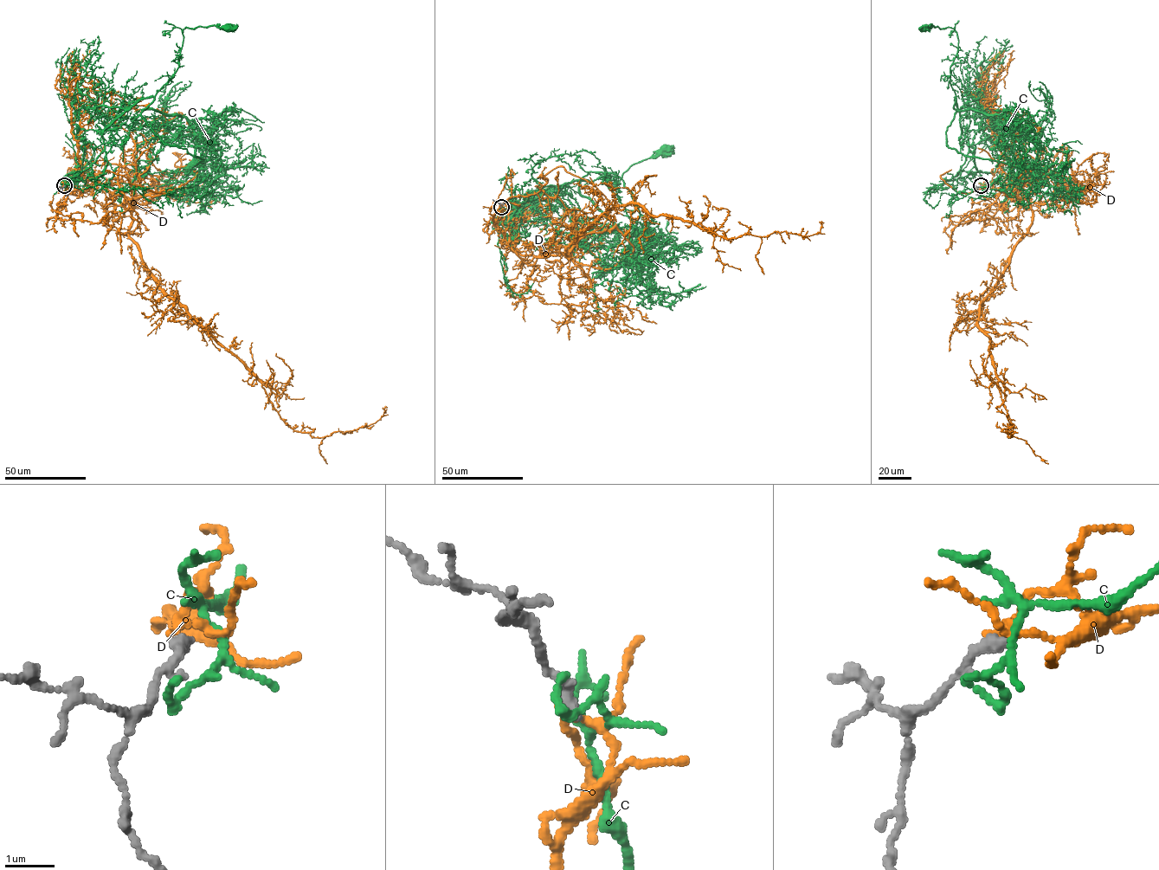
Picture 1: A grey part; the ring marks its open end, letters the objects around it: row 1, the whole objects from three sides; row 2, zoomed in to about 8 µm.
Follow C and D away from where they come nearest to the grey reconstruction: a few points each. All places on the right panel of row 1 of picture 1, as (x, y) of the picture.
C: (980, 186), (999, 174), (976, 169), (962, 131), (949, 80), (957, 33), (949, 27), (923, 27)
D: (981, 184), (1024, 171), (1031, 181), (1031, 226), (977, 320), (989, 338), (1010, 437), (996, 406)

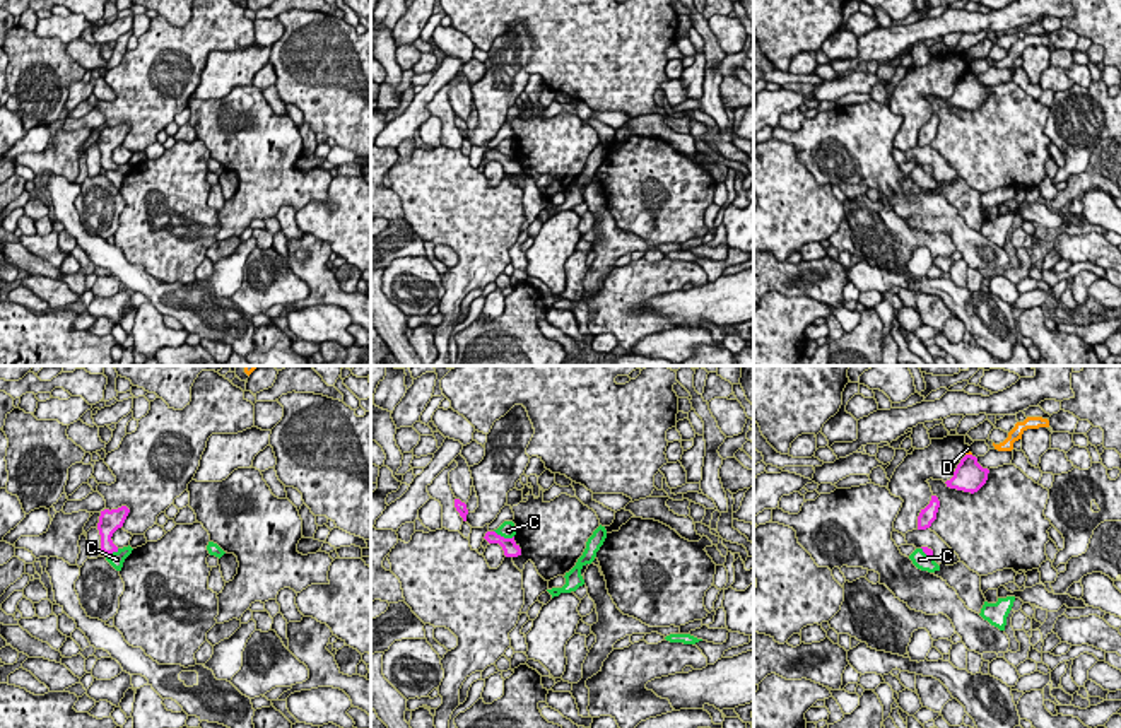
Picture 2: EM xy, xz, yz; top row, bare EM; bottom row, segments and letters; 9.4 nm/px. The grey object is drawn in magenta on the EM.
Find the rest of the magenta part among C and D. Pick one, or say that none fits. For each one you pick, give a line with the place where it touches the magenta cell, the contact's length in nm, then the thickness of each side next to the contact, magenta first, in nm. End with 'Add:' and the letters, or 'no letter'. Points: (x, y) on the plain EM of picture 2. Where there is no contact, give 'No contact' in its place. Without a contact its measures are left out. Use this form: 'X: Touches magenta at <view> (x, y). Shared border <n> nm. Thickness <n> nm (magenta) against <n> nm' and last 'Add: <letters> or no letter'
Add: no letter

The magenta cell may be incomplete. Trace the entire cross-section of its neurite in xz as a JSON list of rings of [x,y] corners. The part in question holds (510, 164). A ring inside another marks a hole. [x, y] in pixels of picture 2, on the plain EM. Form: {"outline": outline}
{"outline": [[[487,149],[484,156],[489,161],[499,161],[502,164],[506,174],[518,174],[518,173],[521,173],[521,166],[514,159],[514,154],[513,156],[504,156],[504,154],[497,152],[496,149]]]}

